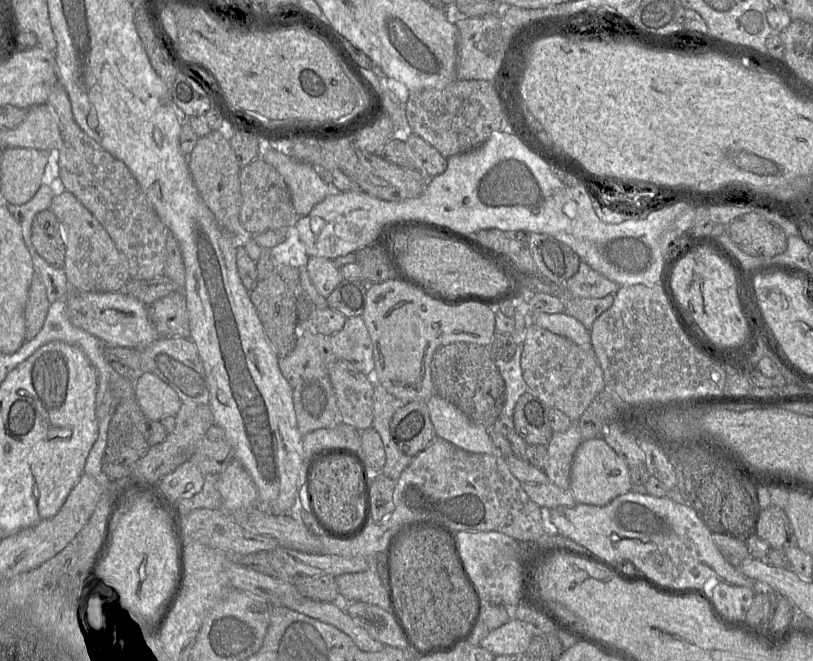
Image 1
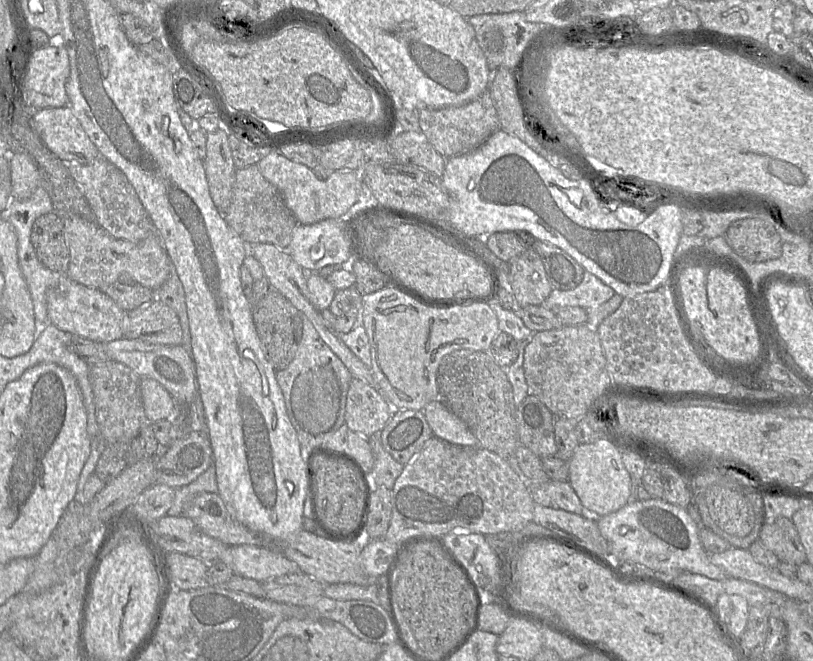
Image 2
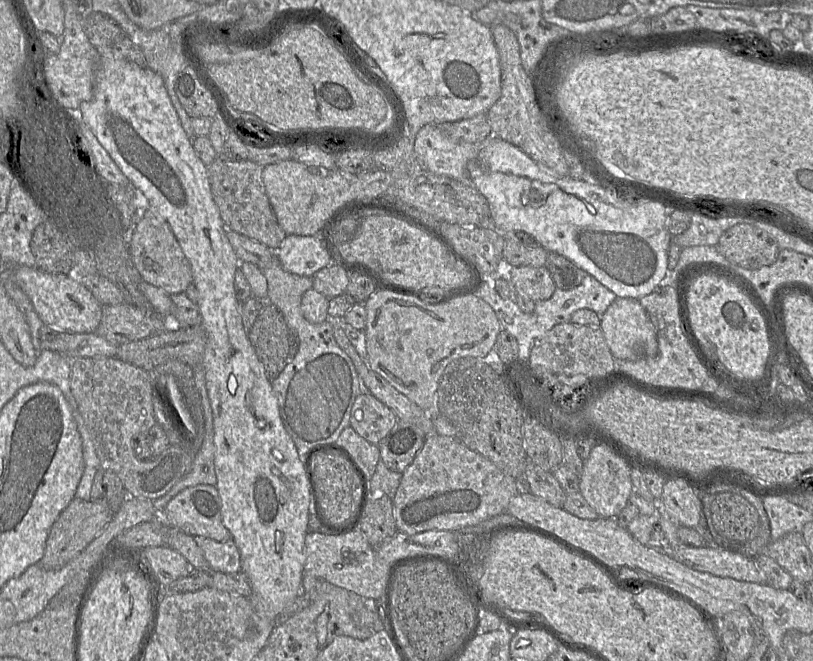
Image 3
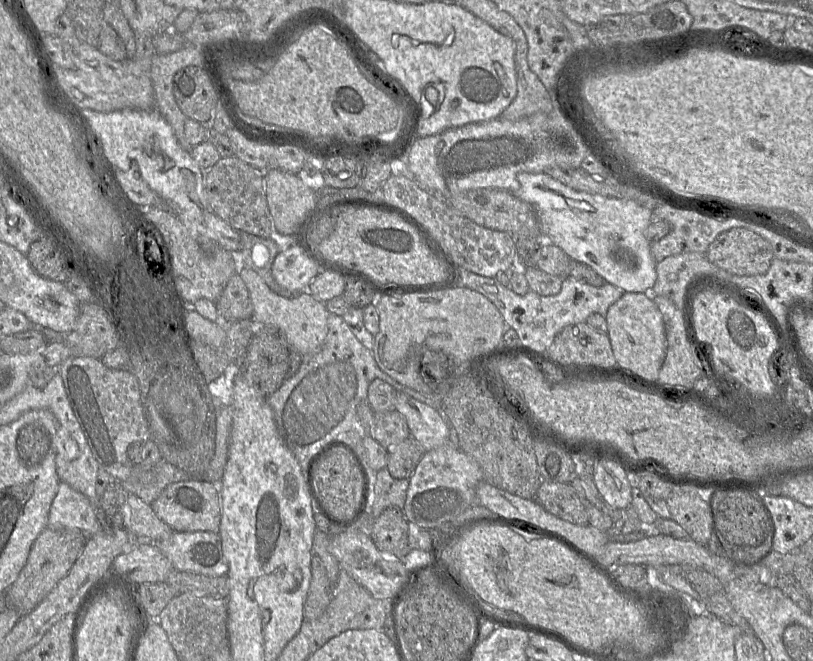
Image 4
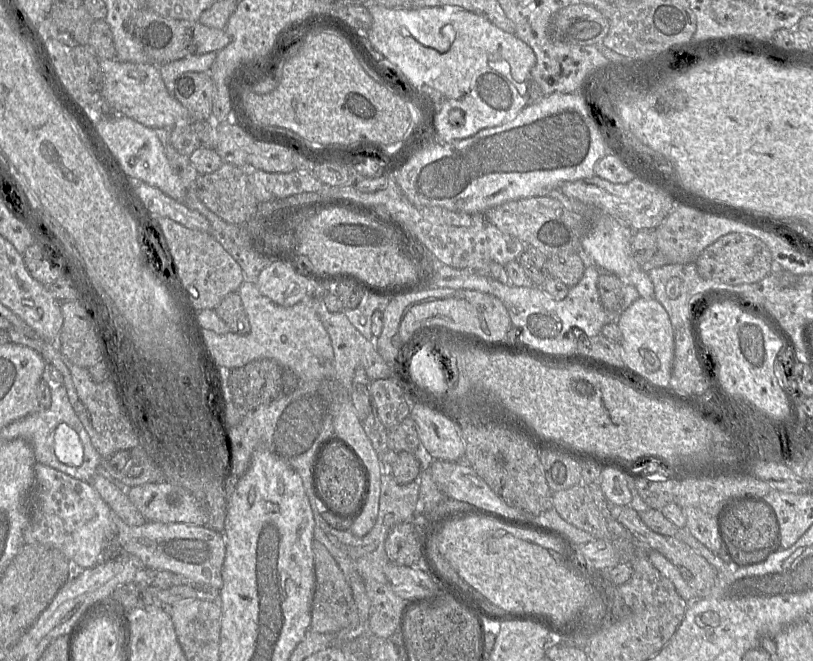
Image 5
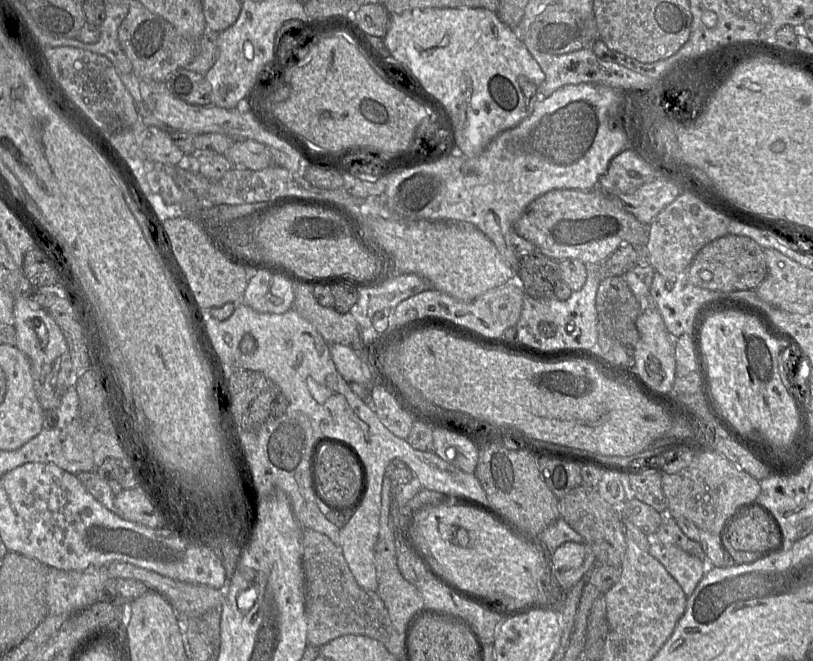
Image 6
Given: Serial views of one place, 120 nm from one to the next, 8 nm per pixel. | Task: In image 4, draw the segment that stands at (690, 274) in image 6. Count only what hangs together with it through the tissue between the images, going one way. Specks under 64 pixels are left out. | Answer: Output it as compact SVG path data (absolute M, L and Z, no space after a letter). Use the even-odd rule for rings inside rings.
M731 228L719 234L709 245L706 257L717 267L739 276L764 274L774 258L770 243L746 228Z

